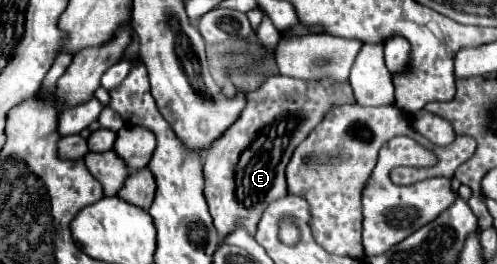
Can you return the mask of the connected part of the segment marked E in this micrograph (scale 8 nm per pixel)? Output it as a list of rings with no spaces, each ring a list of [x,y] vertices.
[[[274,75],[256,91],[246,93],[246,107],[240,117],[208,147],[204,157],[204,195],[218,235],[224,239],[238,227],[256,233],[264,209],[284,197],[284,169],[294,149],[312,133],[334,105],[354,105],[350,81],[302,81]]]

